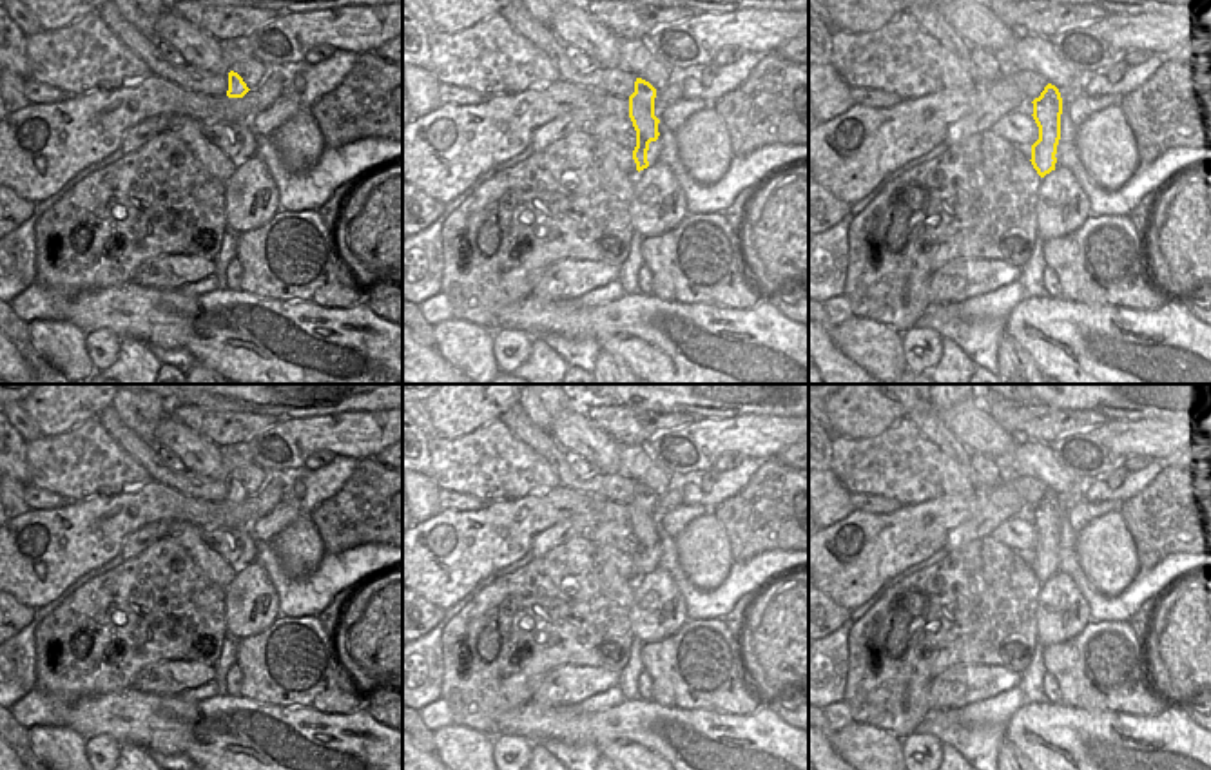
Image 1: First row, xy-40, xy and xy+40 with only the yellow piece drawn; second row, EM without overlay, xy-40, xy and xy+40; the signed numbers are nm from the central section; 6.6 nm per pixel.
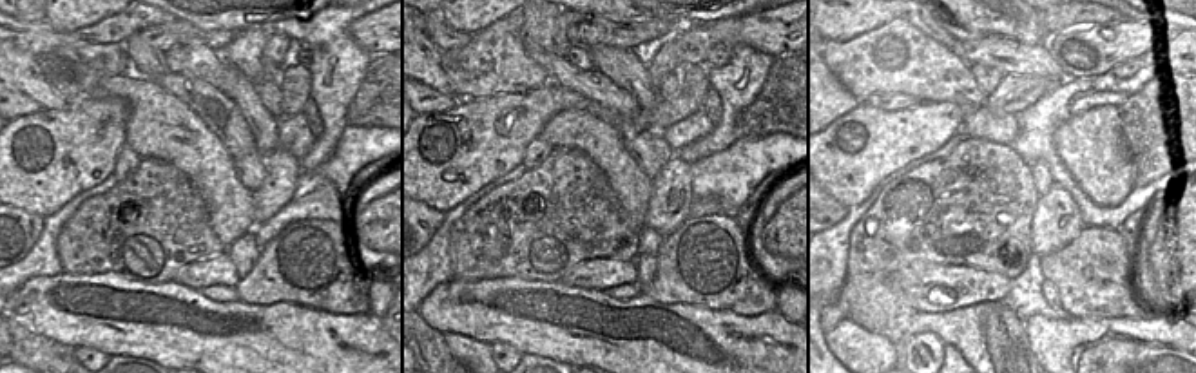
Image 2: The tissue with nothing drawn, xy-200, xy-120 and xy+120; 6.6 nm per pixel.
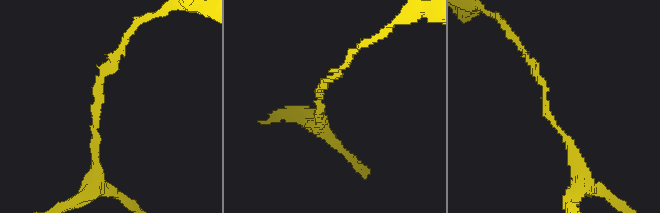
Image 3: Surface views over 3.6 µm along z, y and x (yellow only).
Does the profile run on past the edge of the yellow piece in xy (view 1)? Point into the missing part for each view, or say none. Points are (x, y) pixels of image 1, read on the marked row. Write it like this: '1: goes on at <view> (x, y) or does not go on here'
1: does not go on here

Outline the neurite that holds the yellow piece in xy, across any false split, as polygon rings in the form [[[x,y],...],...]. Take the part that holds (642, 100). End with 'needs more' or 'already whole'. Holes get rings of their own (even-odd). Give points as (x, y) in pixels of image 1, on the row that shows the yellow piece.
[[[636,78],[635,92],[629,96],[629,118],[636,130],[636,147],[633,150],[633,159],[638,172],[649,167],[649,143],[656,141],[660,136],[660,120],[654,116],[654,98],[656,89],[649,82]]]; already whole

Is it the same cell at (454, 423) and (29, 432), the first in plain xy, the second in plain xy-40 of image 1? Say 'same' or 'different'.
different

